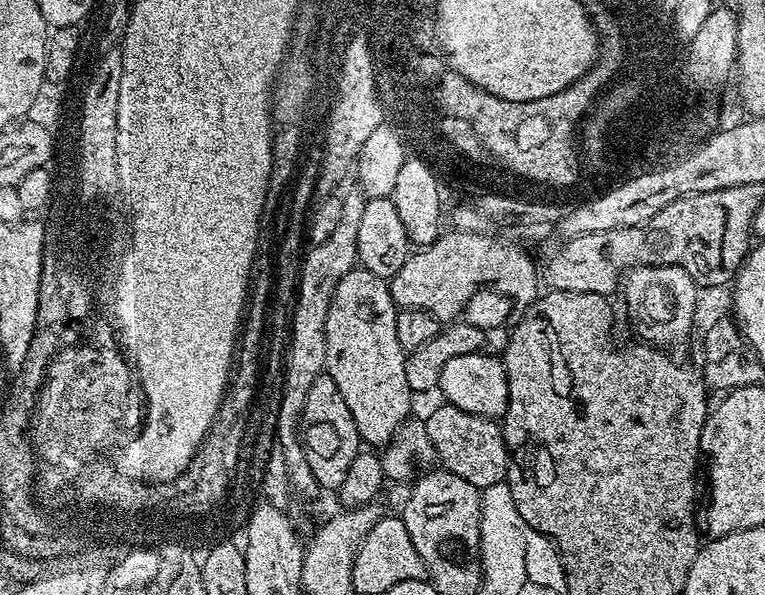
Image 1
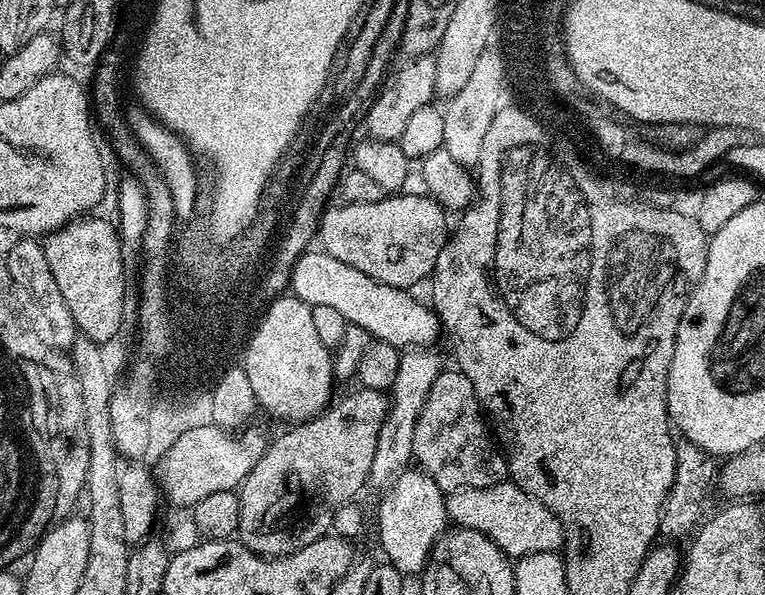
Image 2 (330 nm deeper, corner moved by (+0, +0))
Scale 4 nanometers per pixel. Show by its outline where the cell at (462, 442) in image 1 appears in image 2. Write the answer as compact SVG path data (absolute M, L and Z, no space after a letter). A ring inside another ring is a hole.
M459 370L451 371L440 371L438 378L434 378L434 386L430 386L430 394L426 394L426 406L422 406L422 414L414 426L412 460L420 463L417 464L419 471L430 477L446 494L463 488L492 488L495 484L505 483L508 462L486 423L474 386L470 386L470 378L466 378L466 374Z

